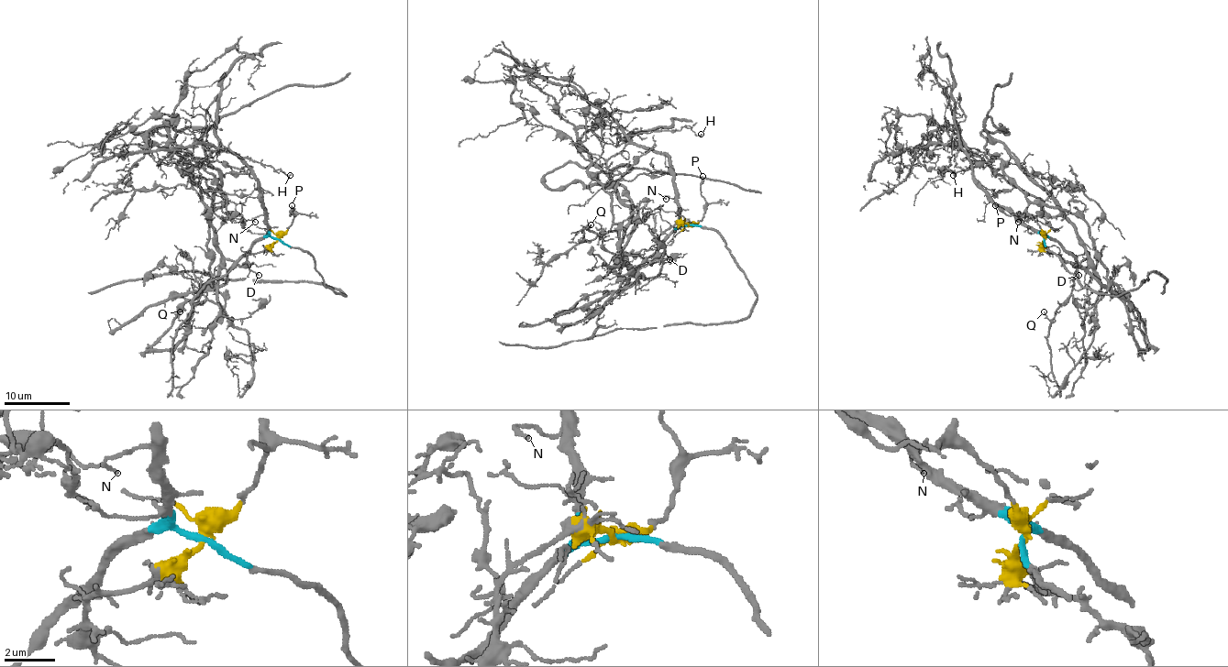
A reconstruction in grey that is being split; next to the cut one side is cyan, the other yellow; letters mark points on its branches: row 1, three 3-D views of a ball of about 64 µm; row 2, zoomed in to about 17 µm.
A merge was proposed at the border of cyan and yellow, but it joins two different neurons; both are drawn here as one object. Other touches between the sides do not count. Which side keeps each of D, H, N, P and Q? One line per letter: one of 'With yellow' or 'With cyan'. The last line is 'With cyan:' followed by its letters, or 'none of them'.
D: With yellow
H: With cyan
N: With cyan
P: With yellow
Q: With cyan
With cyan: H, N, Q

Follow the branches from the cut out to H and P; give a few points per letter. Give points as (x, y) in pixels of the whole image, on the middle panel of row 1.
H: (688, 225), (683, 225), (680, 219), (669, 159), (628, 138), (683, 126), (701, 134)
P: (688, 225), (694, 225), (706, 211), (701, 186), (702, 176)

